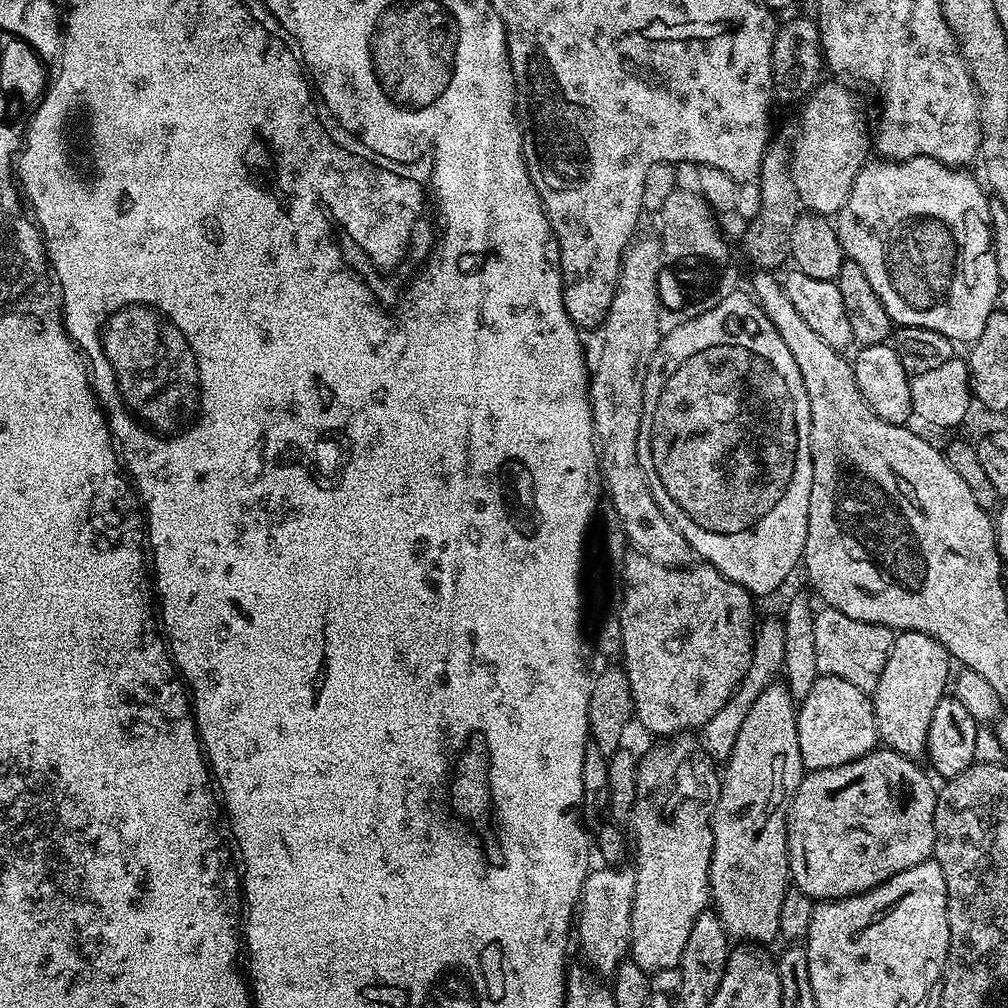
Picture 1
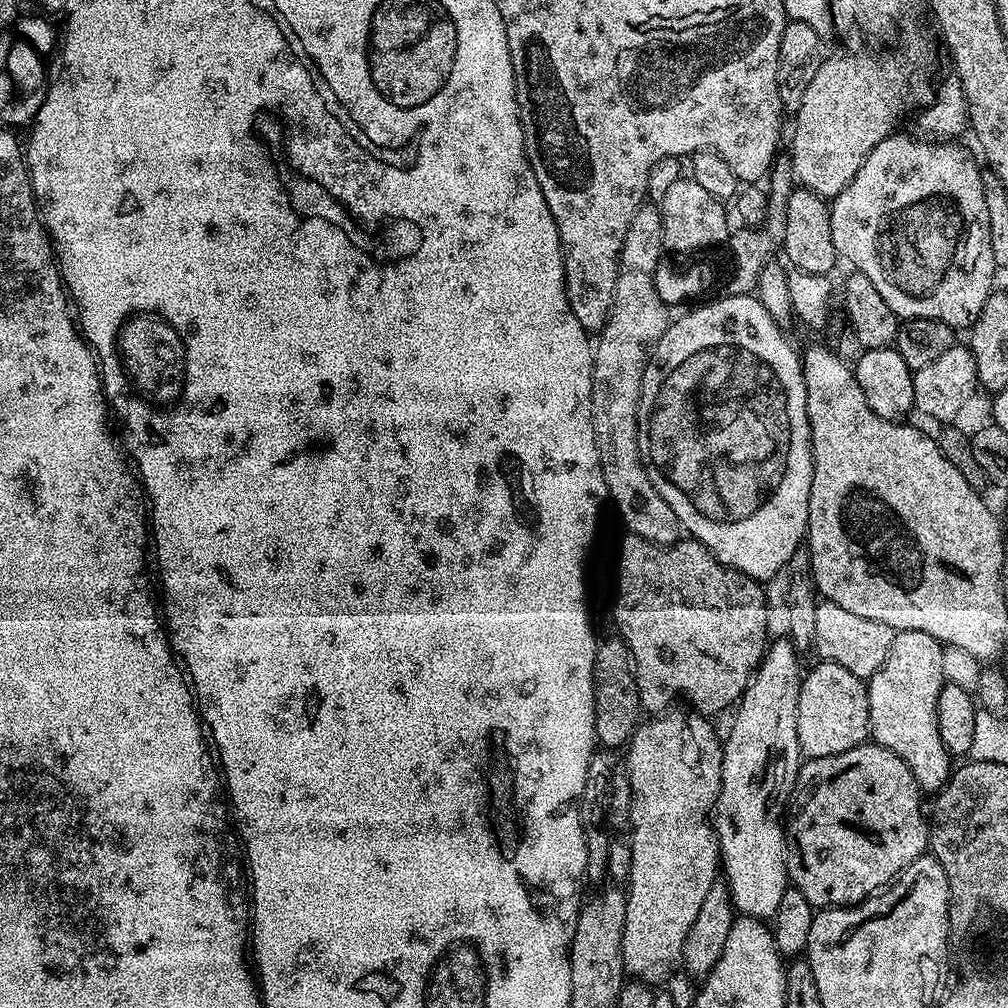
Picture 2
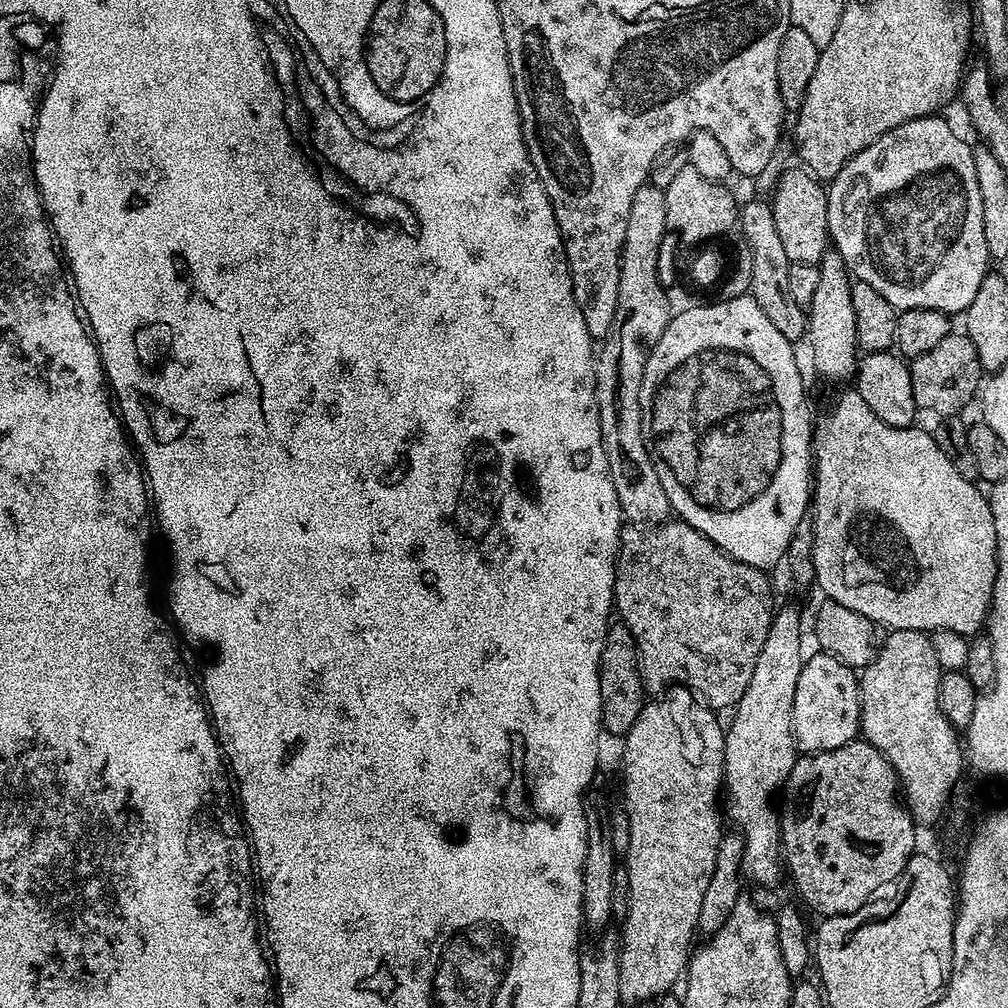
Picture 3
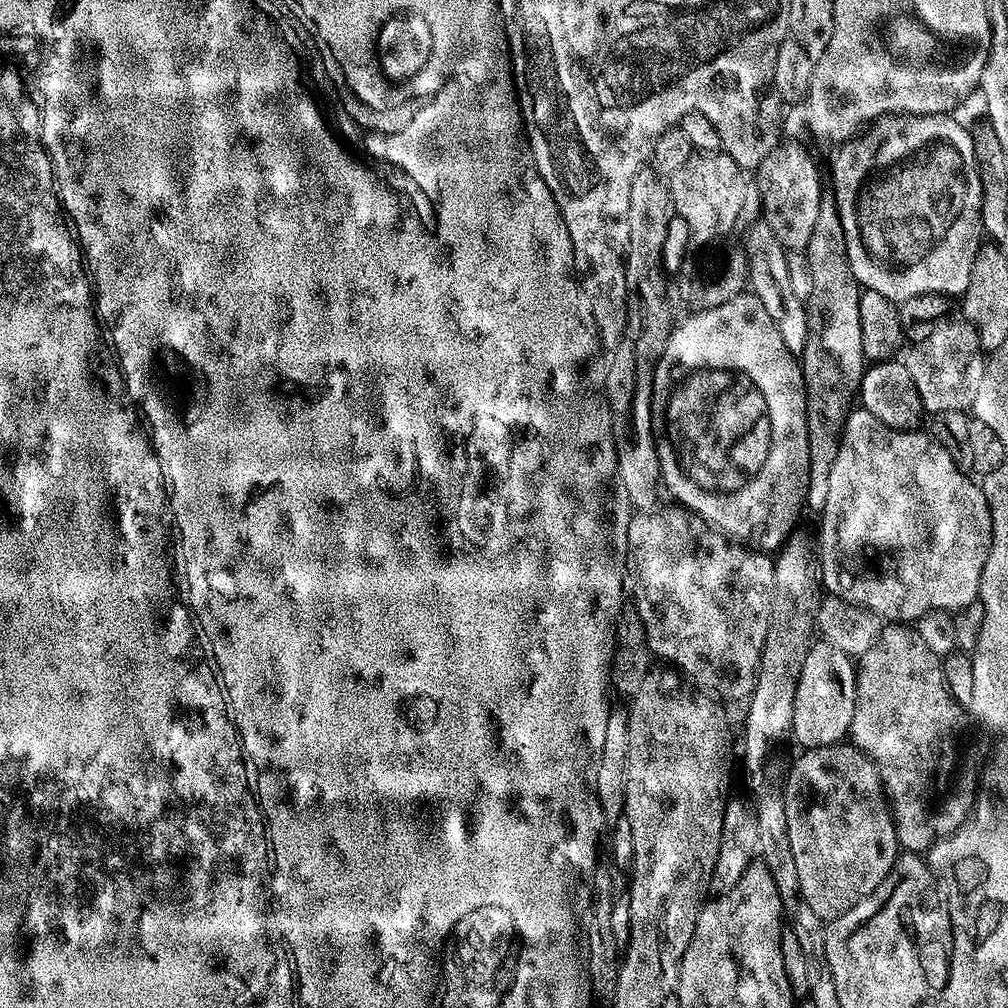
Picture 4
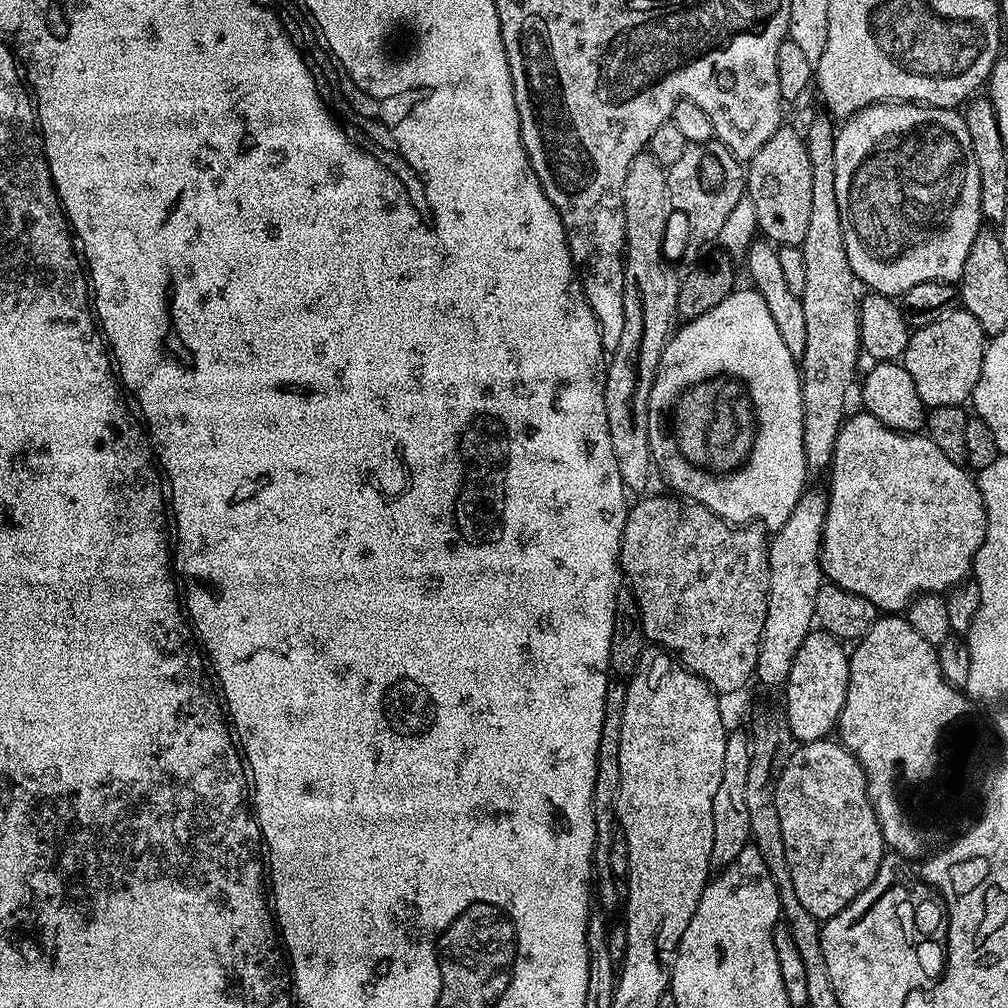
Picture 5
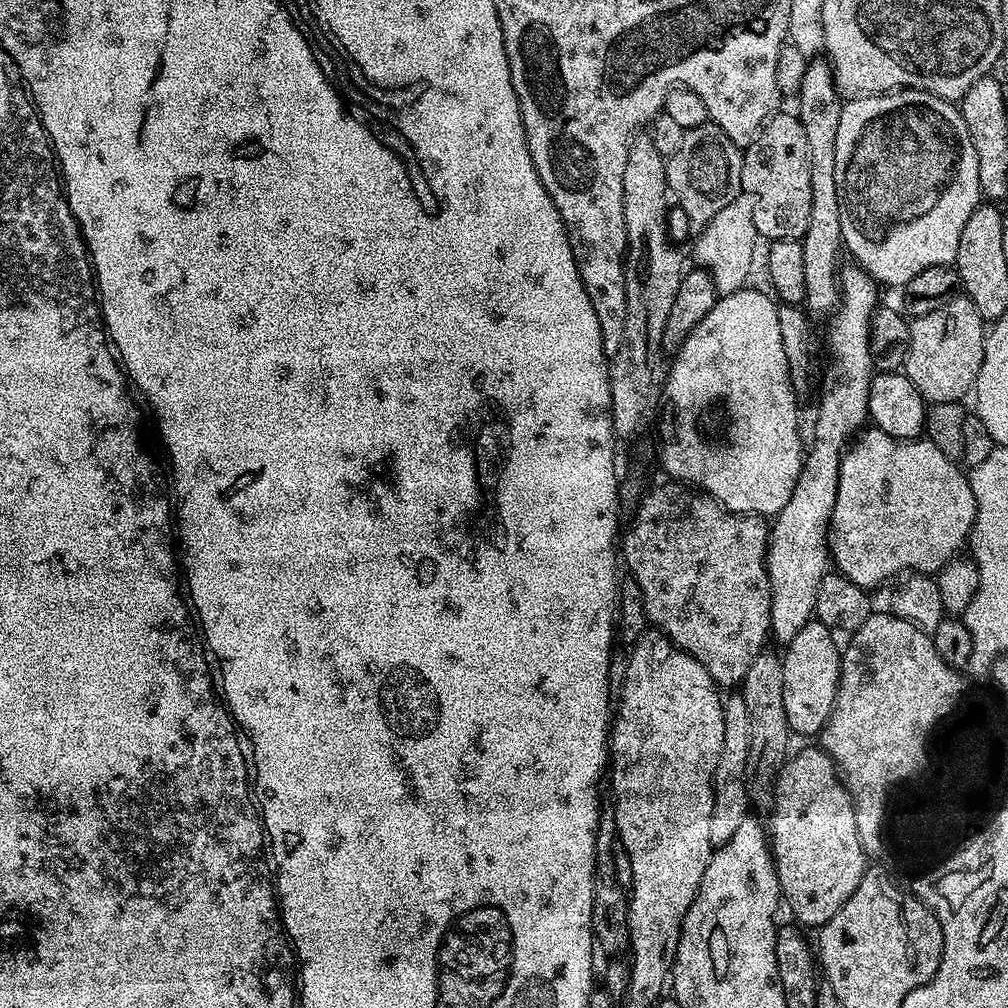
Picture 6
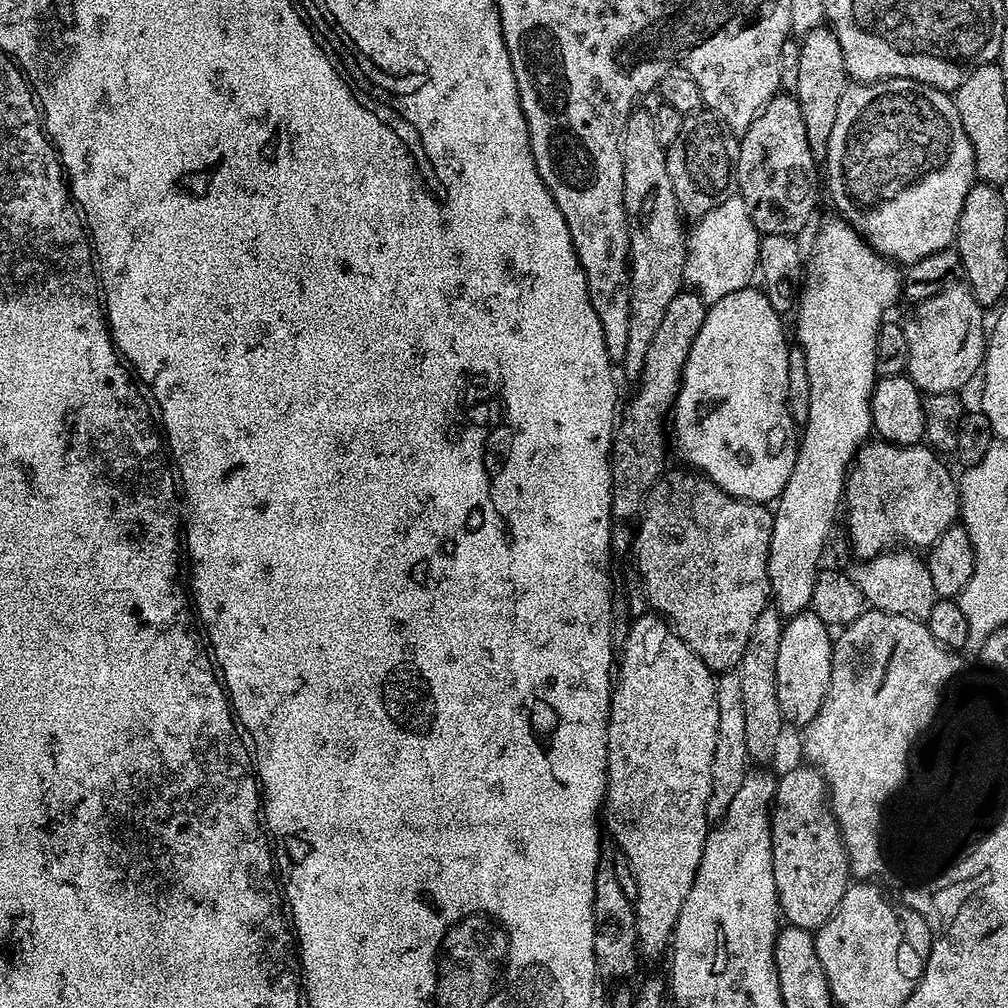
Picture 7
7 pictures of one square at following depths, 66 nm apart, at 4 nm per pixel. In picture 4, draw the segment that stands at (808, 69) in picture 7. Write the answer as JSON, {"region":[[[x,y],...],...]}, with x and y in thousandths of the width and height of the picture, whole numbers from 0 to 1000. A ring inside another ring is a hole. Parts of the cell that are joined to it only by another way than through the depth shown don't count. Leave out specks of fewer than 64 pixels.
{"region":[[[819,190],[814,193],[812,208],[811,221],[808,224],[808,229],[804,232],[804,240],[801,241],[799,246],[799,254],[801,260],[804,262],[804,276],[807,277],[807,283],[804,284],[804,292],[802,293],[801,303],[801,317],[802,317],[802,329],[799,344],[794,352],[795,365],[797,367],[798,375],[798,389],[801,391],[800,397],[800,419],[801,419],[801,441],[804,445],[804,466],[802,467],[802,484],[801,494],[799,501],[801,505],[808,510],[813,510],[815,505],[818,504],[819,500],[819,481],[823,476],[823,464],[827,460],[828,451],[830,450],[830,442],[832,440],[832,434],[836,429],[837,417],[840,413],[842,403],[846,400],[853,388],[854,375],[857,374],[857,366],[859,364],[859,358],[857,356],[857,348],[855,347],[855,327],[854,319],[852,318],[852,305],[851,300],[853,299],[853,291],[855,289],[853,282],[847,276],[846,268],[843,266],[842,256],[839,252],[838,232],[835,230],[835,222],[833,213],[830,210],[829,195],[826,191]]]}

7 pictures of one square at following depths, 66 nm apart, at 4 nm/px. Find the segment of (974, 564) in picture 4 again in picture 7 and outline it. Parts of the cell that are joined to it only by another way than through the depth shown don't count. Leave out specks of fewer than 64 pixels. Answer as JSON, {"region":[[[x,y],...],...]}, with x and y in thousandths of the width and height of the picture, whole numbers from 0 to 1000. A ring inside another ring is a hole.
{"region":[[[872,435],[858,439],[849,449],[849,455],[841,470],[836,495],[839,508],[841,504],[841,536],[845,539],[846,550],[853,552],[849,554],[854,557],[866,556],[868,552],[889,541],[920,546],[939,524],[949,519],[953,511],[950,476],[947,471],[944,473],[940,469],[939,462],[932,455],[936,456],[916,439],[882,440],[880,437]]]}

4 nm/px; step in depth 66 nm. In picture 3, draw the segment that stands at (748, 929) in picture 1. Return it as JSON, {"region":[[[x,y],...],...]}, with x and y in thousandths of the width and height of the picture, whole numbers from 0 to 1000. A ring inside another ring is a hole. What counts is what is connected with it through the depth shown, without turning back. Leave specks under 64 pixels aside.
{"region":[[[778,603],[769,608],[766,620],[762,622],[760,637],[756,637],[756,645],[748,657],[748,669],[744,669],[744,681],[740,681],[740,688],[728,699],[725,707],[726,719],[721,719],[718,727],[718,777],[720,783],[720,810],[730,816],[729,824],[738,831],[737,868],[742,869],[750,877],[766,877],[776,869],[776,838],[774,835],[774,810],[772,802],[766,799],[770,785],[777,783],[782,777],[782,769],[788,760],[792,743],[786,730],[786,701],[788,700],[788,685],[792,685],[792,669],[796,669],[796,661],[800,654],[798,635],[794,632],[794,607],[790,603]]]}

